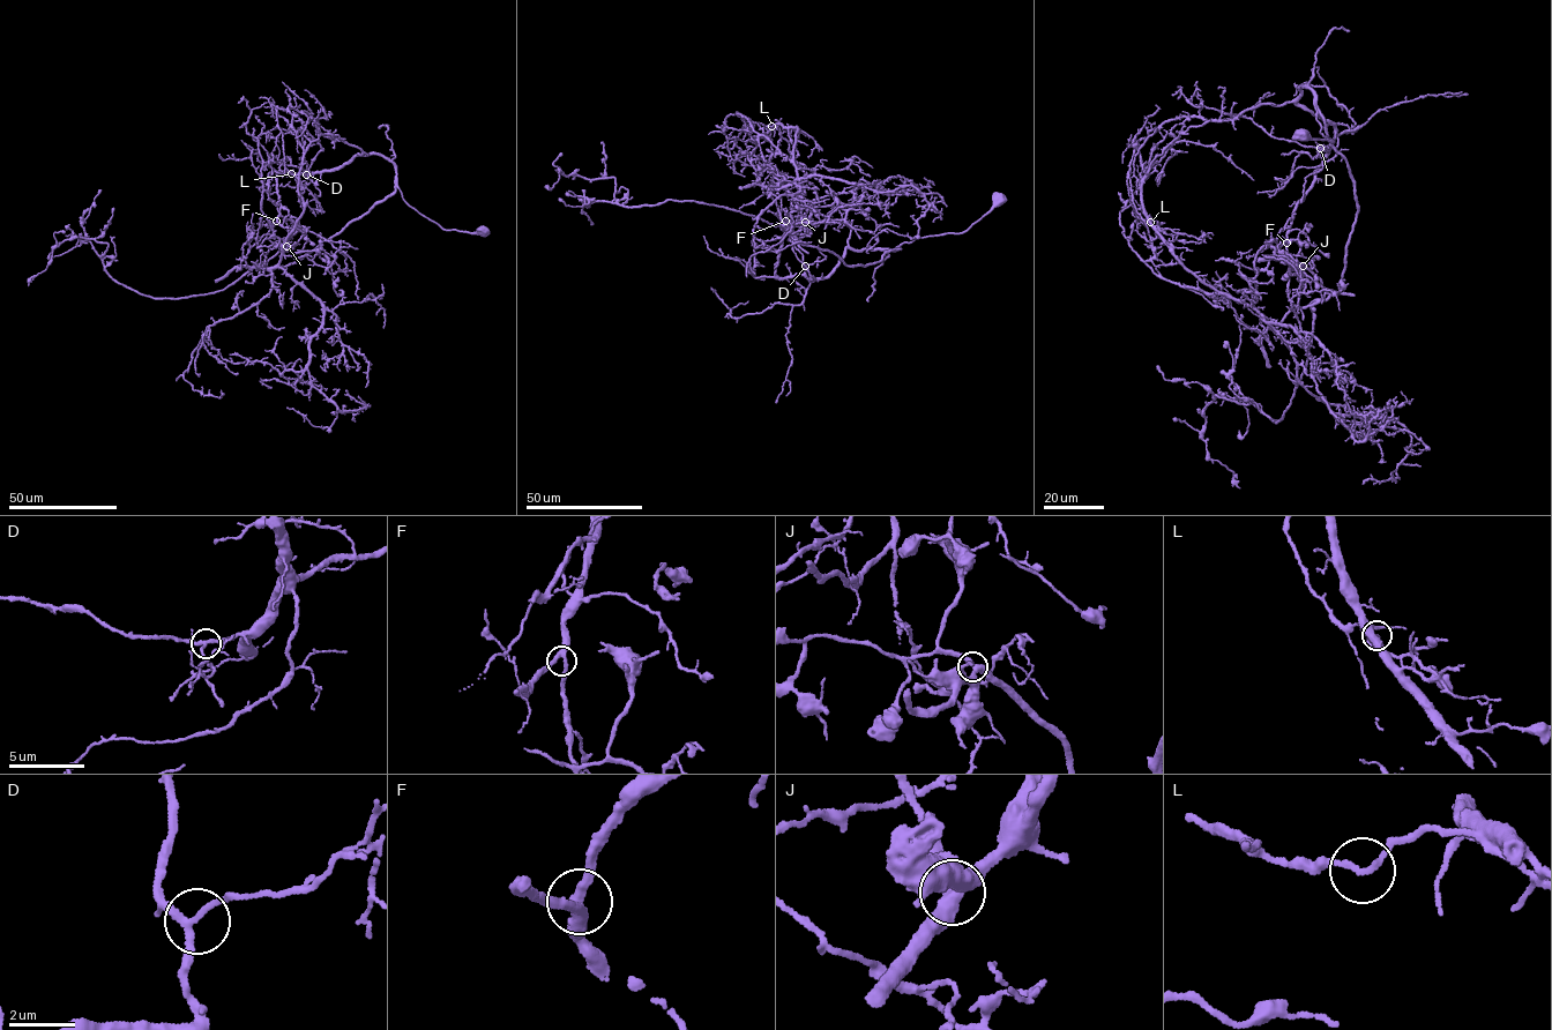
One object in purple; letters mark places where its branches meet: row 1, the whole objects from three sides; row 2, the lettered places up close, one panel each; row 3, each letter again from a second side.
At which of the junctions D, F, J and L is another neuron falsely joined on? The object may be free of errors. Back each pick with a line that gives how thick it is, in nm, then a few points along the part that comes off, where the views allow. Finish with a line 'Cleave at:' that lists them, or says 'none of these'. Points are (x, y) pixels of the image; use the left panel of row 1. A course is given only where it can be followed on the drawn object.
L: calibre 170 nm; course (291, 173), (304, 207), (278, 265), (323, 311), (311, 381), (351, 410), (325, 427), (286, 408)
Cleave at: L

